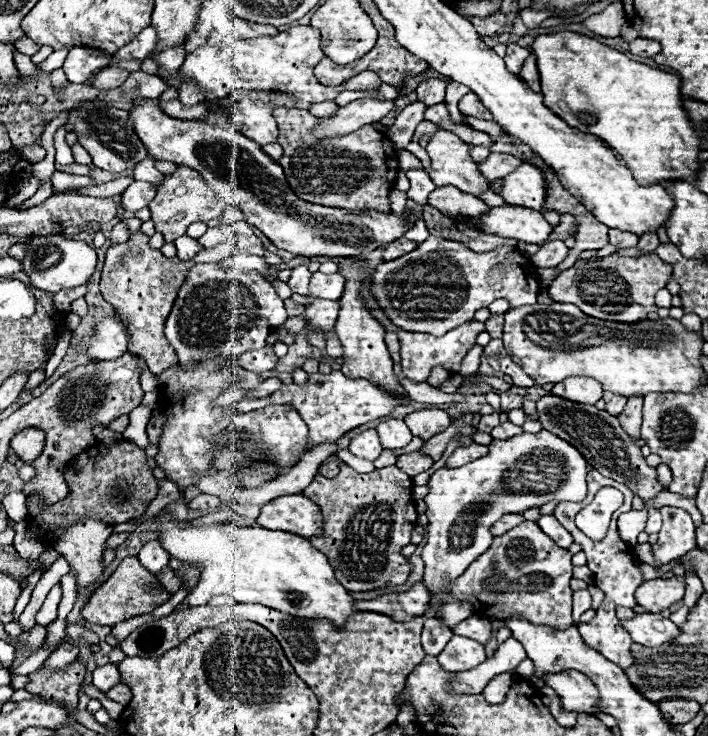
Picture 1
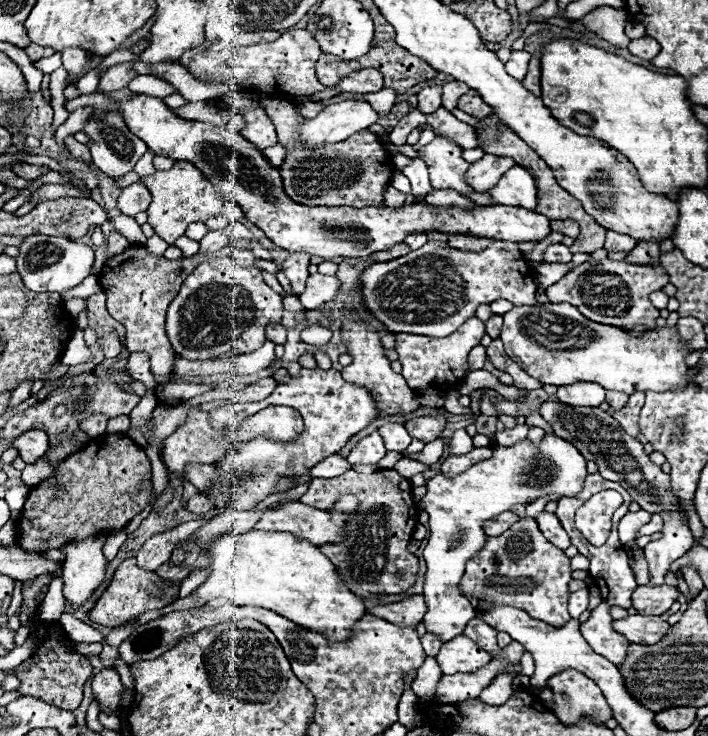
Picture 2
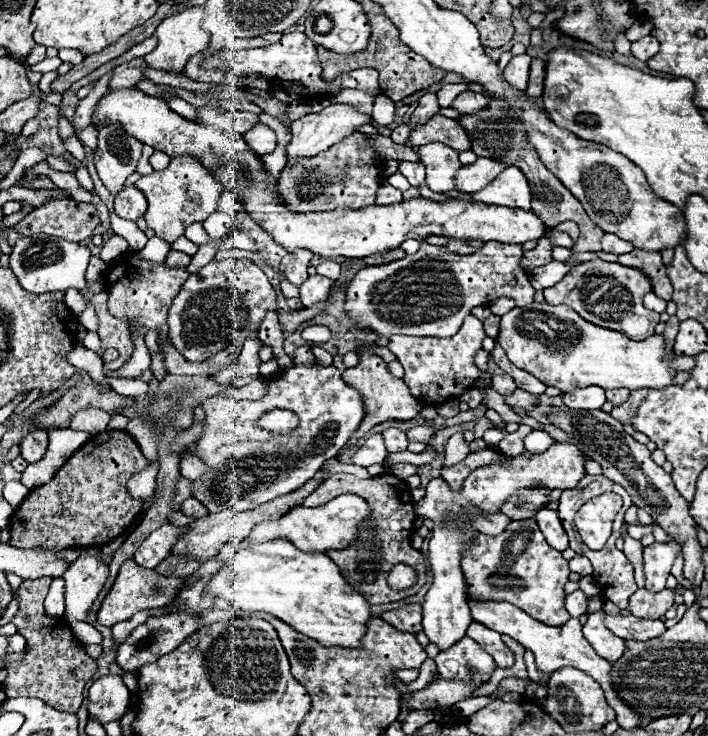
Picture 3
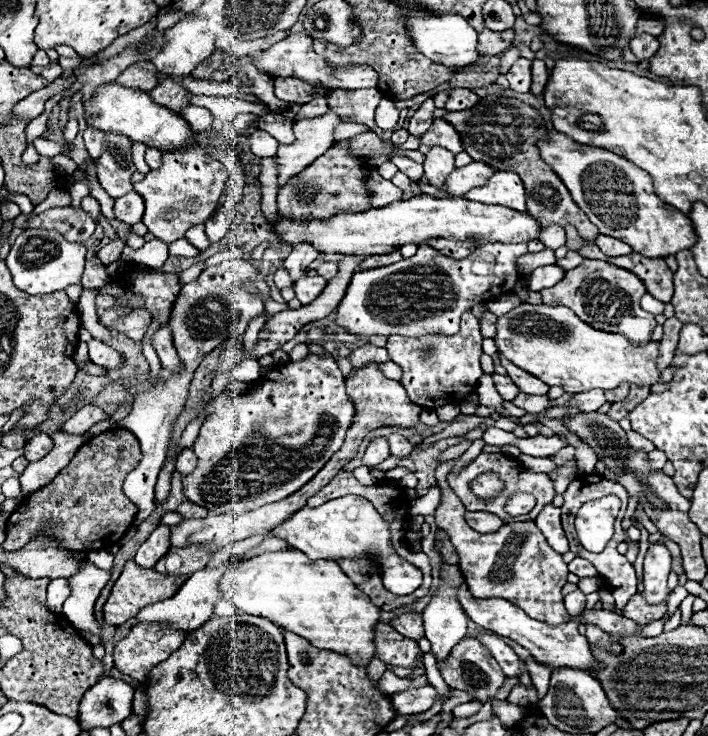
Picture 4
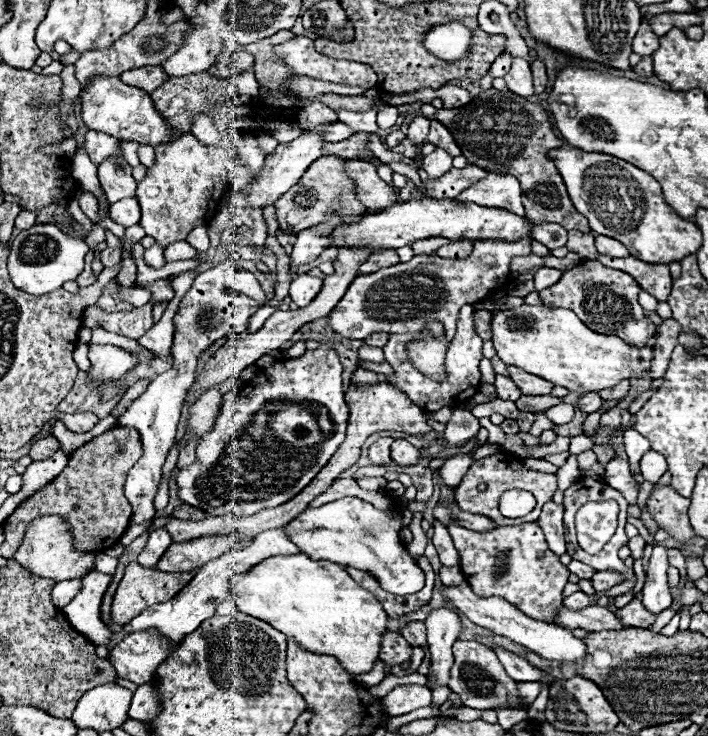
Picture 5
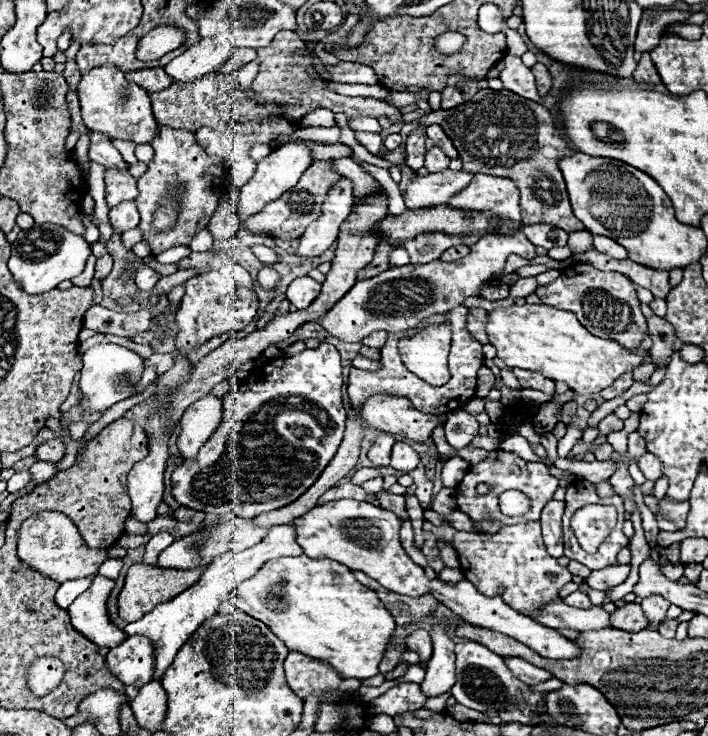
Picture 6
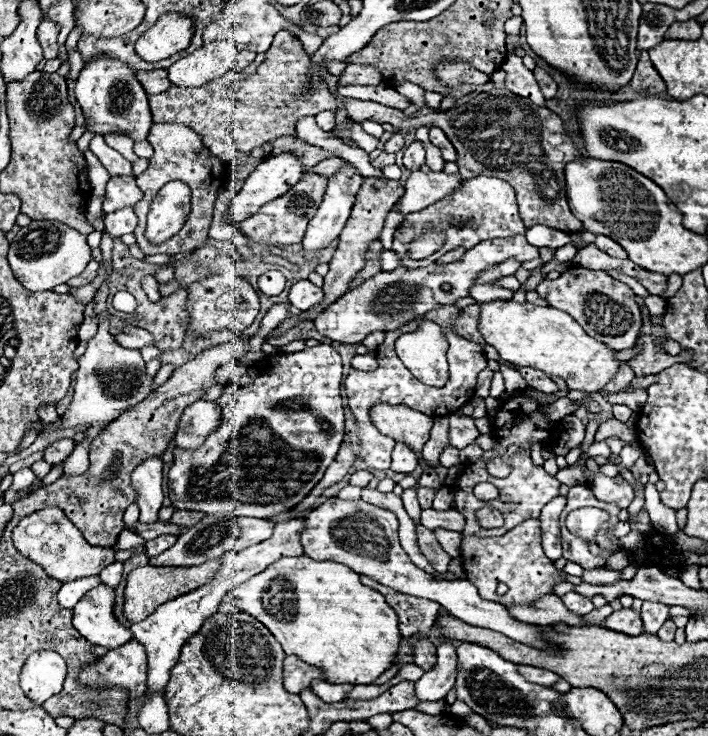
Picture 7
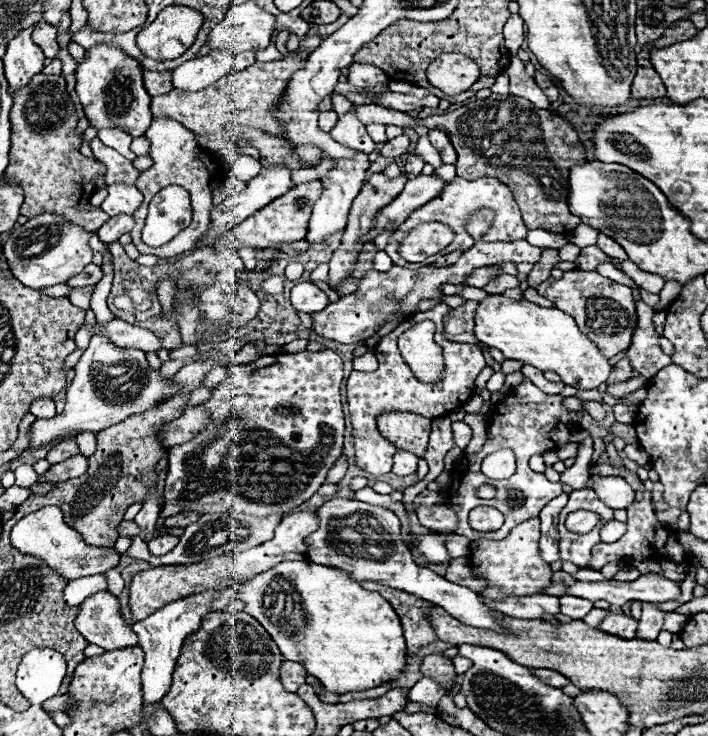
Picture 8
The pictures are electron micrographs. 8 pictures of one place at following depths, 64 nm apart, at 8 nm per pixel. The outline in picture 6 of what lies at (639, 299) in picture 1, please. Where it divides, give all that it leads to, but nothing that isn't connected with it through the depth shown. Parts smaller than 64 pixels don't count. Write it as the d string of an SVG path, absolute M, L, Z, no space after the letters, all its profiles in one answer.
M574 264L572 268L564 270L554 282L538 286L536 294L542 298L542 302L546 306L554 306L554 308L562 308L562 310L570 310L576 314L576 318L580 320L580 324L594 336L602 336L604 340L618 340L618 344L622 344L624 348L636 348L640 346L642 338L648 334L648 326L646 326L646 318L640 312L640 302L636 298L636 290L630 284L630 280L618 272L602 272L596 270L588 264Z

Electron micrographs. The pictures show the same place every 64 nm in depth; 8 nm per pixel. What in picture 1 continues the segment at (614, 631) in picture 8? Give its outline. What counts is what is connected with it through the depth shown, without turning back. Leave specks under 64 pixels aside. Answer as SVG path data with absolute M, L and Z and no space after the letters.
M674 576L670 580L656 578L650 582L642 582L634 596L636 596L636 604L646 608L646 612L658 614L684 596L684 580Z

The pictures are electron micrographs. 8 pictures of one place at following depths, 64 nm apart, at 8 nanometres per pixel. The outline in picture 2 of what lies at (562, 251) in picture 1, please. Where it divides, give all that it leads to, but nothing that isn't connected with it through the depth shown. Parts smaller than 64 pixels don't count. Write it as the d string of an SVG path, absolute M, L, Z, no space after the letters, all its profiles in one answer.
M554 244L550 246L546 252L544 252L544 262L558 262L558 264L566 264L572 260L572 254L568 250L568 246L562 246L562 244Z

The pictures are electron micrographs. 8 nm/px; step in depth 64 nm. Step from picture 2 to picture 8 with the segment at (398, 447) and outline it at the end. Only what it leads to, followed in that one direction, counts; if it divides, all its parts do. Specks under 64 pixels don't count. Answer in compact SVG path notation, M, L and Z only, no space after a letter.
M396 450L394 454L394 466L392 466L392 472L398 474L398 476L408 476L408 474L414 474L416 472L416 464L418 464L418 456L410 454L410 452L402 452L402 450Z

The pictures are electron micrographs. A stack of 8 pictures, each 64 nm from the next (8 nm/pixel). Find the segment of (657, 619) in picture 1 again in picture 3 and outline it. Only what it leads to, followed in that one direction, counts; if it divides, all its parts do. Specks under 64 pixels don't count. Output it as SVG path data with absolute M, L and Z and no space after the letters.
M604 616L604 624L606 628L624 638L624 640L652 640L656 636L660 636L666 628L662 620L642 620L642 618L634 618L634 616Z

